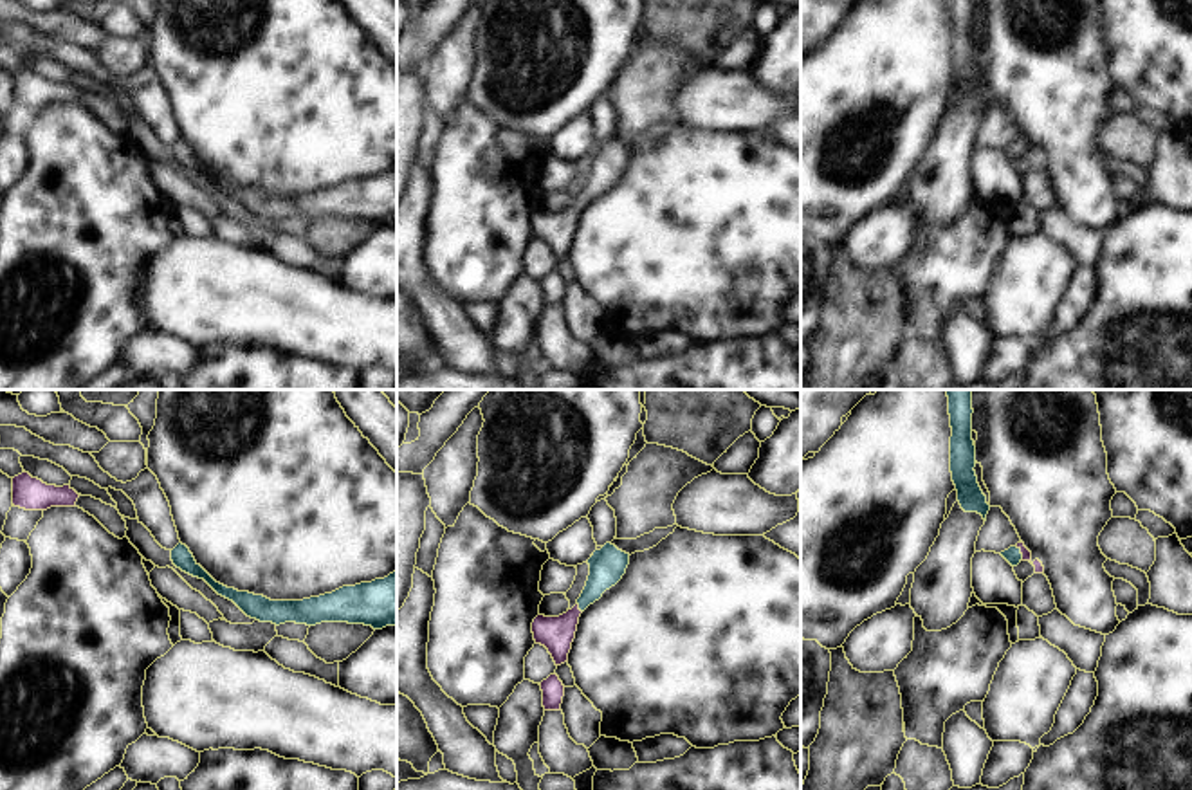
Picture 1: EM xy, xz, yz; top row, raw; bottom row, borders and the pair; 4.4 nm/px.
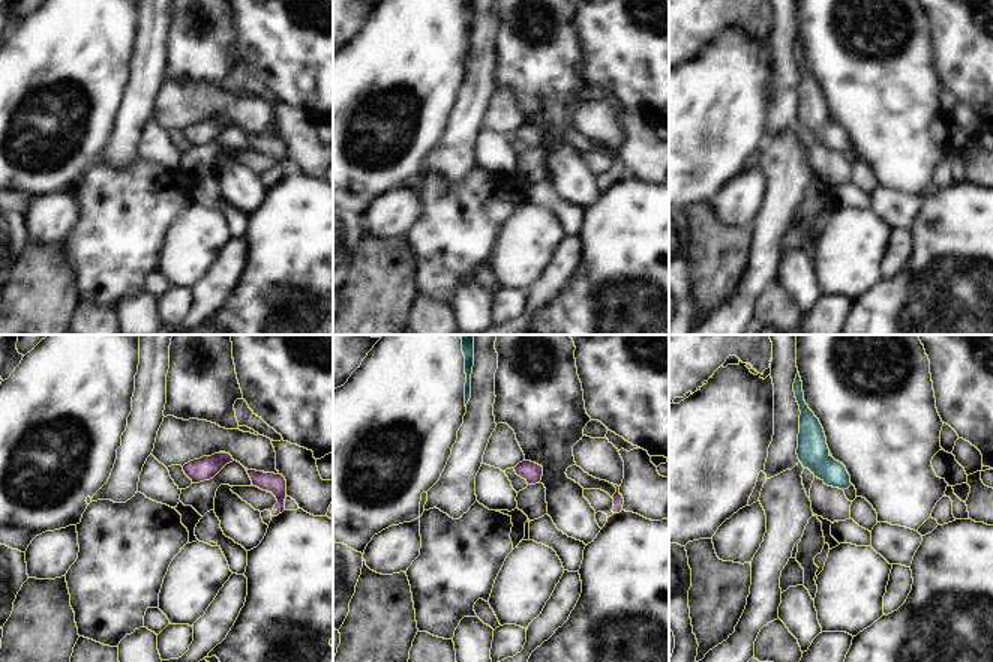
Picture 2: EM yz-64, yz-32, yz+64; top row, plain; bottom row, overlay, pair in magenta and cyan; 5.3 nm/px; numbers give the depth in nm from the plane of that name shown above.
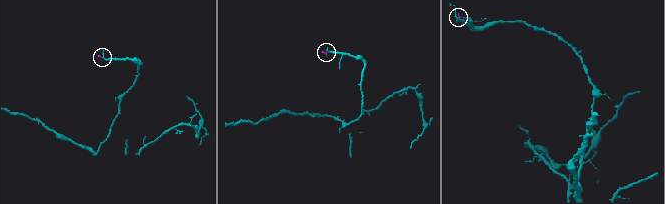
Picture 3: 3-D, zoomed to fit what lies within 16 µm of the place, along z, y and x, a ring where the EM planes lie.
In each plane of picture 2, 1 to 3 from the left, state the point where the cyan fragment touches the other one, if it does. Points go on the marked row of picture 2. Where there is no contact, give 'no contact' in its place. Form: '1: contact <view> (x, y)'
1: no contact
2: no contact
3: no contact

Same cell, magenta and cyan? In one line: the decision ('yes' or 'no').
yes

